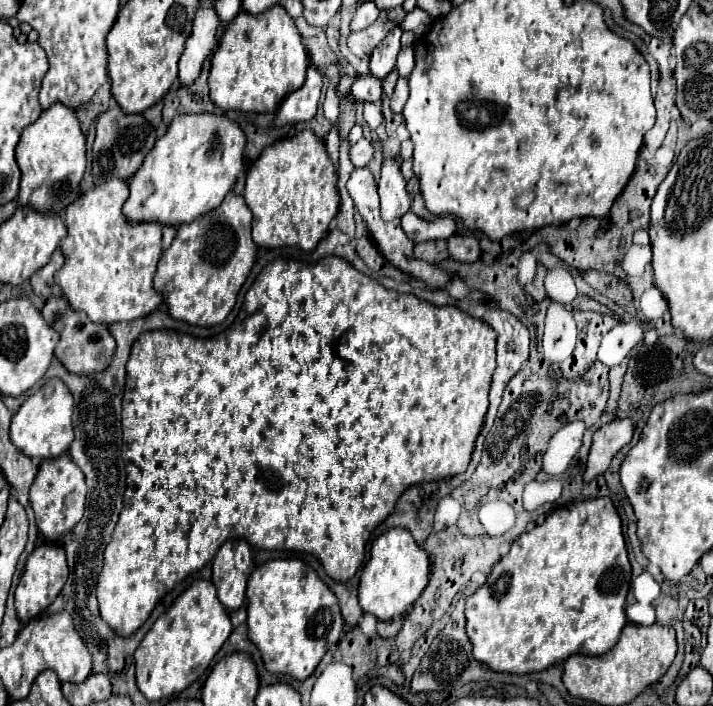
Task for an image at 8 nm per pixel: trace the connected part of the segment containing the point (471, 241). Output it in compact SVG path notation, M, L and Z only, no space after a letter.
M453 235L449 239L449 253L457 261L467 261L473 263L481 257L481 247L479 241L473 235Z

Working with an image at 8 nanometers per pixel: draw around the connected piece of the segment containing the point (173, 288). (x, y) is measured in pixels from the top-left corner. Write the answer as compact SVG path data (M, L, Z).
M231 191L217 209L177 227L175 241L159 259L155 289L165 295L173 319L203 327L217 325L233 309L237 293L255 263L255 255L257 245L251 239L249 207L241 195Z

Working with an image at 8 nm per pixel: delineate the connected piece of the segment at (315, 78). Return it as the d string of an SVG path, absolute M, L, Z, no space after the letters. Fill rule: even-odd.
M309 65L305 83L301 89L289 93L289 97L281 103L281 109L277 113L275 125L285 125L285 123L299 123L299 121L311 121L317 111L319 95L323 89L323 75L315 65Z

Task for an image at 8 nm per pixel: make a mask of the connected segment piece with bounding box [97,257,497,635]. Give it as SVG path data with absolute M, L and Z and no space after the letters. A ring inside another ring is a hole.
M323 257L315 263L275 259L265 265L247 291L233 329L229 327L225 335L221 333L201 339L171 329L141 333L141 337L133 343L131 357L127 361L121 422L122 458L129 473L125 505L105 549L105 561L97 583L101 619L119 635L135 633L167 591L209 563L227 539L233 535L243 537L241 533L245 533L245 541L249 541L249 545L259 549L293 549L313 553L321 559L323 569L331 579L349 581L365 559L365 543L369 535L393 513L395 501L409 485L439 481L467 469L489 405L487 393L495 371L495 345L497 333L485 321L463 313L459 307L435 307L415 295L397 295L387 291L375 279L359 273L341 257Z

